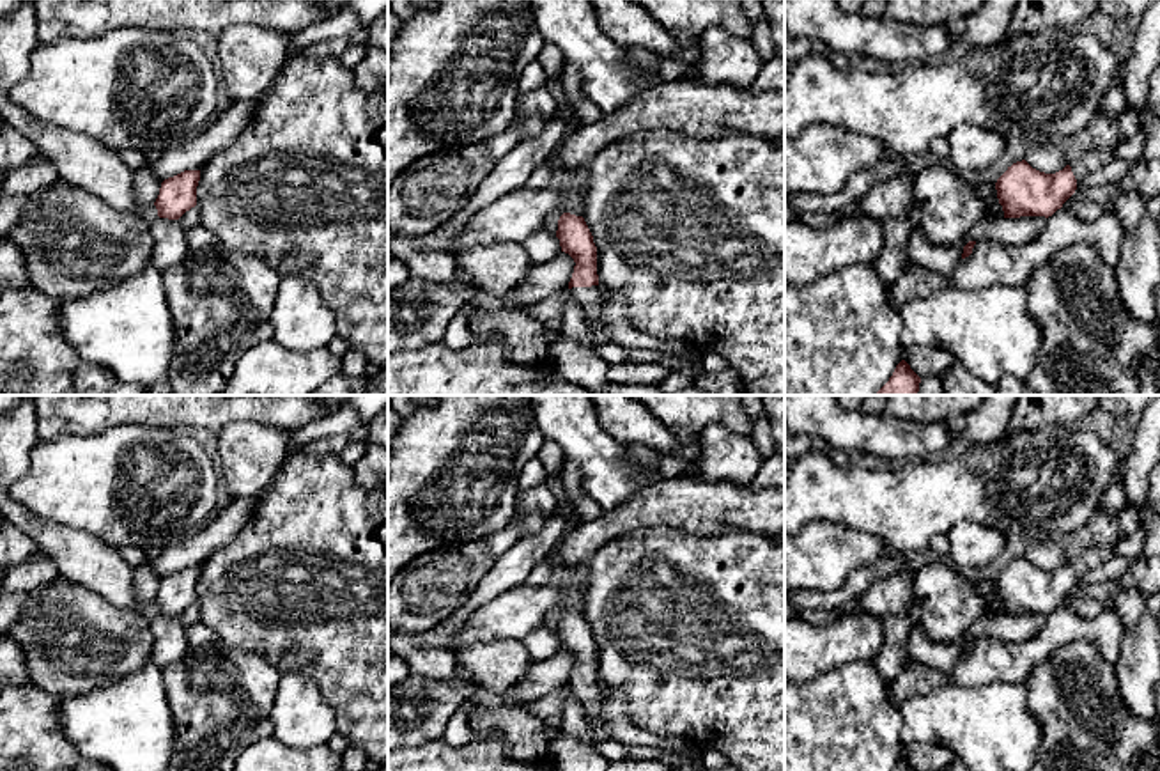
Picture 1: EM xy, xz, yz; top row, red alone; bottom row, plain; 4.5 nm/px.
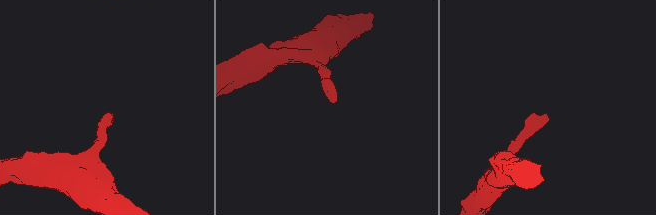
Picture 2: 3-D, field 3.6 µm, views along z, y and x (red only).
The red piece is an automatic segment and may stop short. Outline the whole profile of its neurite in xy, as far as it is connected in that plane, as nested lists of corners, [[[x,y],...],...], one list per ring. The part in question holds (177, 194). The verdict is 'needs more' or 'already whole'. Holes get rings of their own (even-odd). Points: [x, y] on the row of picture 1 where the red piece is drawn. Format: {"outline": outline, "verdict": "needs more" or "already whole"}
{"outline": [[[184,170],[161,183],[154,202],[159,218],[179,220],[186,211],[197,206],[197,186],[200,170]]], "verdict": "already whole"}

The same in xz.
{"outline": [[[563,213],[558,220],[556,238],[561,252],[568,253],[576,262],[568,291],[574,294],[584,317],[593,324],[602,307],[593,236],[583,216]]], "verdict": "needs more"}

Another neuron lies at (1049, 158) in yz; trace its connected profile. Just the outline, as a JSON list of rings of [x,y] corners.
[[[1057,144],[1029,145],[1024,160],[1045,174],[1056,174],[1068,165]]]

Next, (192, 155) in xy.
[[[234,101],[228,110],[211,121],[200,133],[174,145],[151,163],[151,170],[163,183],[184,170],[200,170],[218,151],[228,145],[243,128],[251,124],[257,101]]]

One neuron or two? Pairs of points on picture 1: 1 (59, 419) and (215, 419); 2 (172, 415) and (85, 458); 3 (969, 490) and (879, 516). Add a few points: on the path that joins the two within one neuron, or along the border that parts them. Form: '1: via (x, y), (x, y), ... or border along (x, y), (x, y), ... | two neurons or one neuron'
1: via (98, 413), (176, 413) | one neuron
2: border along (108, 428), (135, 424), (186, 428), (190, 431) | two neurons
3: via (946, 491), (902, 504) | one neuron

